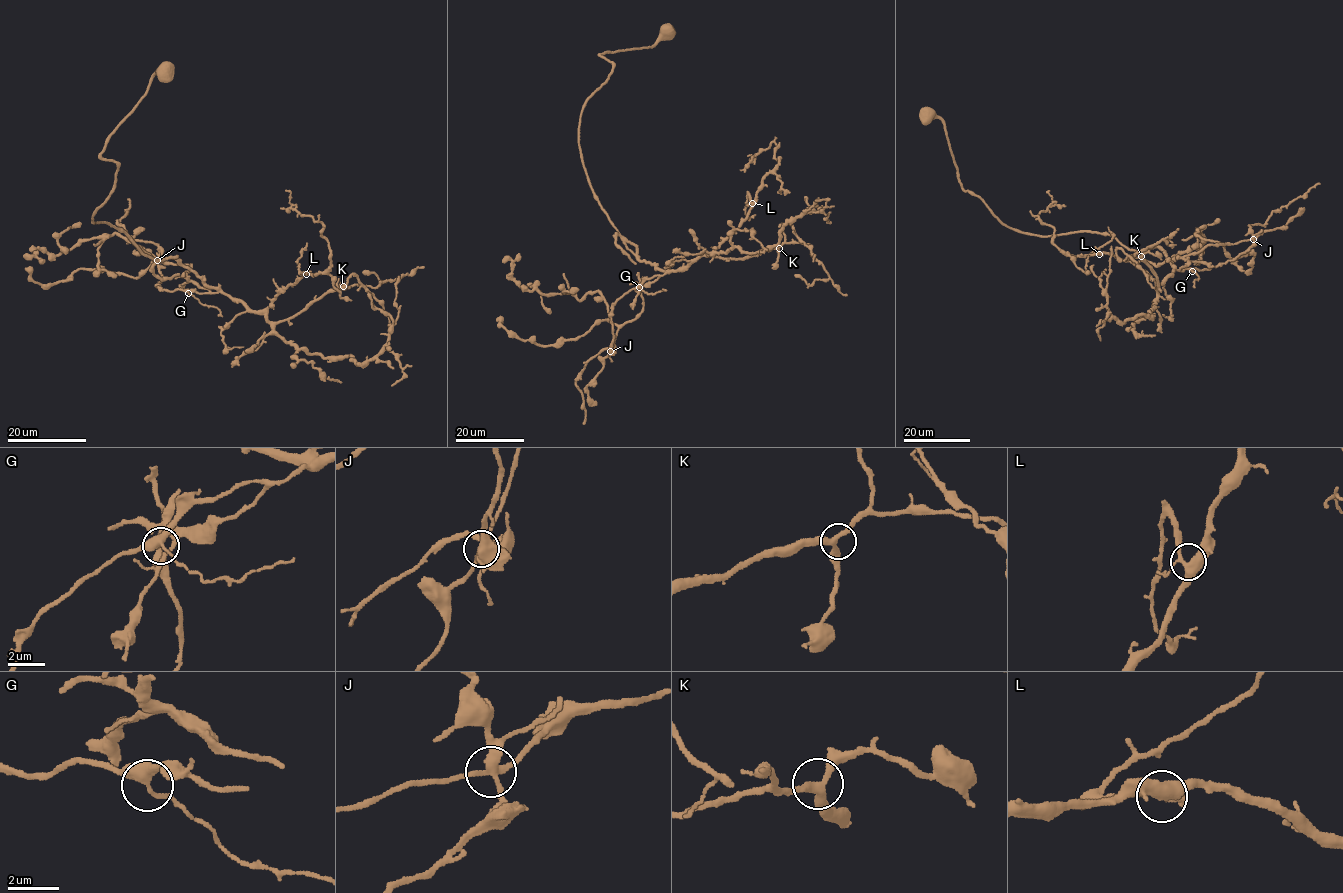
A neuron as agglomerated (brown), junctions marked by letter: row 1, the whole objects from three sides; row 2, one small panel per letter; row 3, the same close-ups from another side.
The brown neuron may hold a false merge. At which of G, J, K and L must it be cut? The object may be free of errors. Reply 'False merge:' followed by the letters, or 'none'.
False merge: none

